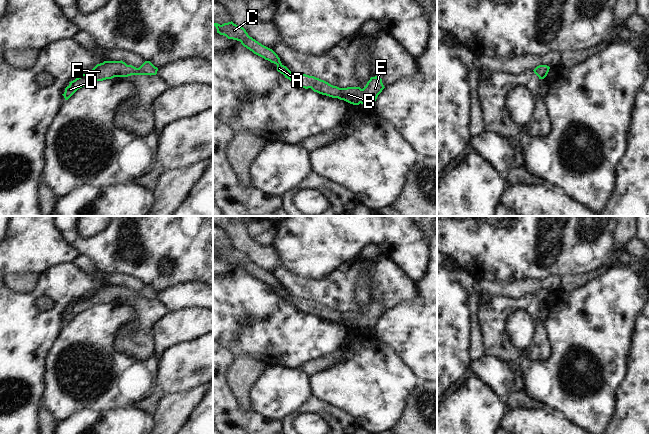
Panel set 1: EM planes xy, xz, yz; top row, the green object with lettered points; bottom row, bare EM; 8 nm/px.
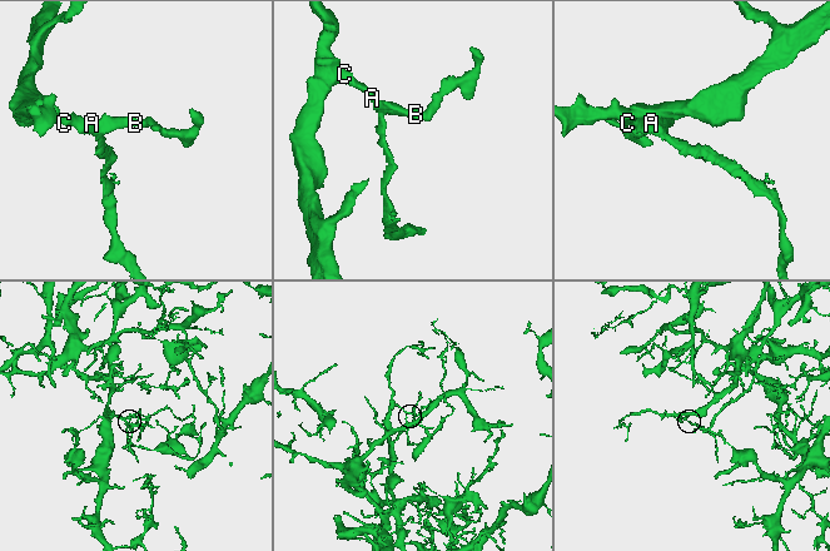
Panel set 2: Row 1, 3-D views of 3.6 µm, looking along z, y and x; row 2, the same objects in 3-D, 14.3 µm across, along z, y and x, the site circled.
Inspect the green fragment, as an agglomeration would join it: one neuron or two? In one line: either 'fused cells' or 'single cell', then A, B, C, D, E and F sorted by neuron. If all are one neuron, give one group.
single cell; groups A B C D E F

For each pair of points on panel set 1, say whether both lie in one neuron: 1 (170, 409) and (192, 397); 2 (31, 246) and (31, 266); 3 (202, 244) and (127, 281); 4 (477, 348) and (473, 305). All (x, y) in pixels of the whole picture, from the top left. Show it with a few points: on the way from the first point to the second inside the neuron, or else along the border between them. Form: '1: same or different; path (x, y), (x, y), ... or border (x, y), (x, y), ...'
1: same; path (175, 409), (187, 401)
2: same; path (31, 251), (31, 261)
3: different; border (122, 277), (133, 275), (145, 284)
4: same; path (475, 337), (473, 316)

